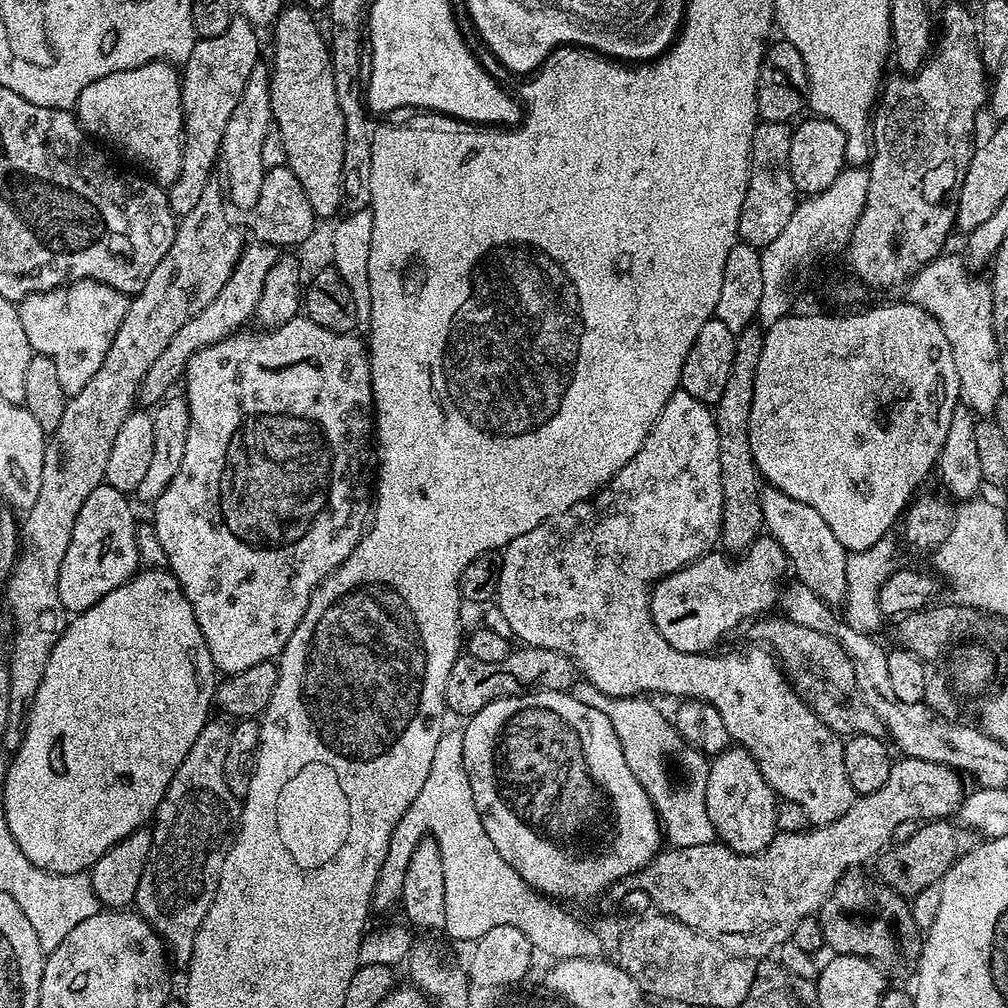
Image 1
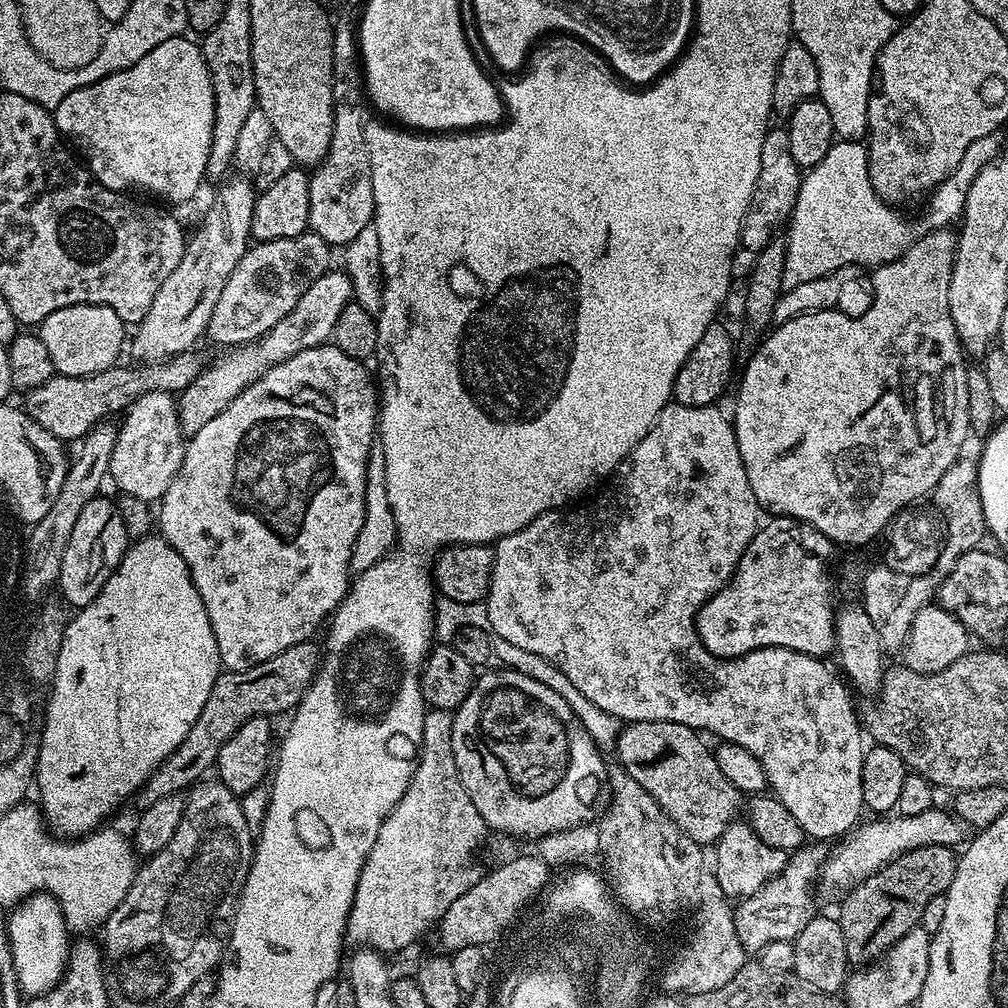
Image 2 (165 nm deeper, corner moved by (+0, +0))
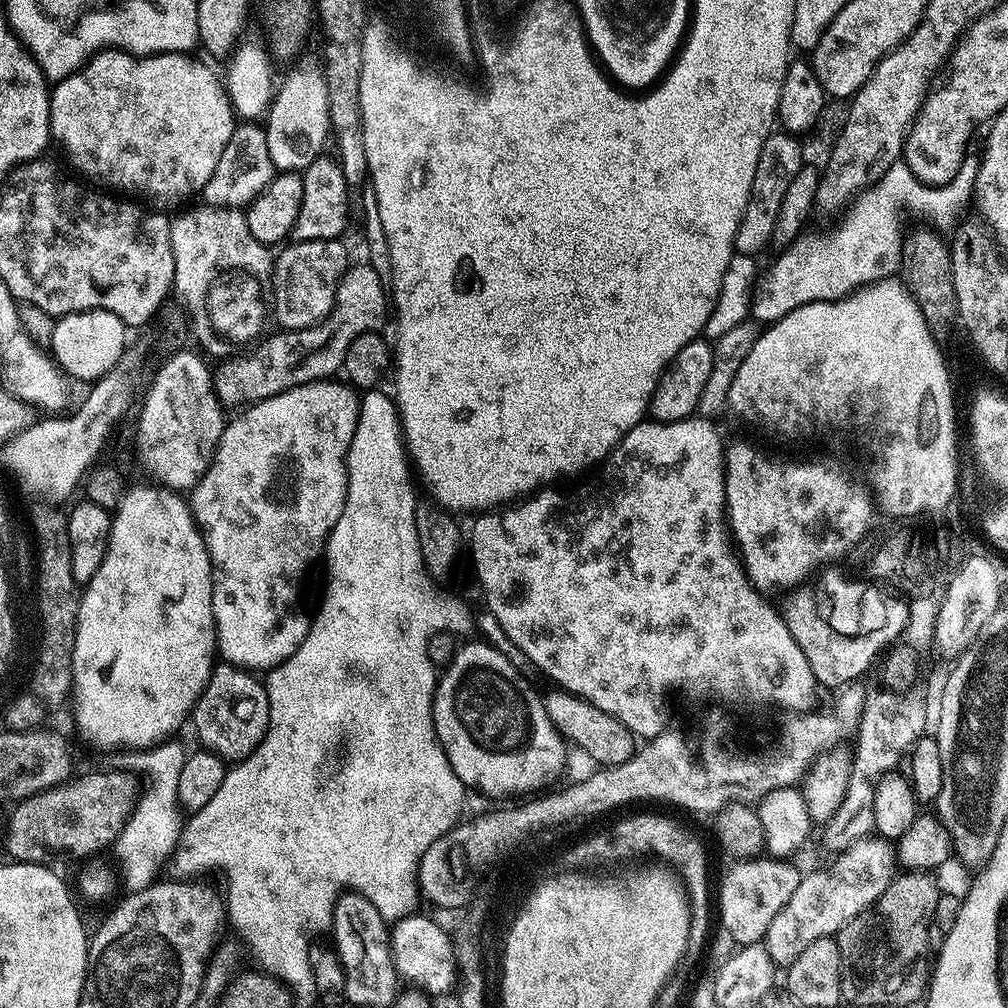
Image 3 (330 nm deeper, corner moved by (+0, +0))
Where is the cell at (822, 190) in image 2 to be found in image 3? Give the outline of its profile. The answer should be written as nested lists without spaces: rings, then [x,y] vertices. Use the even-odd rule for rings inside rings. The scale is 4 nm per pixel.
[[[965,156],[962,166],[958,166],[958,174],[954,174],[949,184],[935,186],[923,184],[903,159],[894,161],[876,184],[865,188],[847,205],[845,216],[829,232],[805,231],[777,255],[780,257],[765,272],[763,269],[757,275],[756,285],[752,288],[751,319],[775,322],[798,306],[816,300],[843,300],[866,284],[895,277],[902,268],[906,241],[905,234],[900,233],[896,212],[909,212],[941,233],[950,231],[960,211],[970,204],[970,189],[976,183],[978,167],[974,156]]]

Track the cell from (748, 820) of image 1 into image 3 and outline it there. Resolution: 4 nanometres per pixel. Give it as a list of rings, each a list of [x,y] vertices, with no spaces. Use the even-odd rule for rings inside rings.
[[[753,858],[733,863],[733,868],[724,876],[720,884],[719,923],[723,931],[729,932],[736,944],[743,946],[747,944],[759,944],[764,935],[768,933],[770,922],[774,922],[774,914],[790,902],[790,894],[798,890],[801,869],[788,864],[784,858]]]

